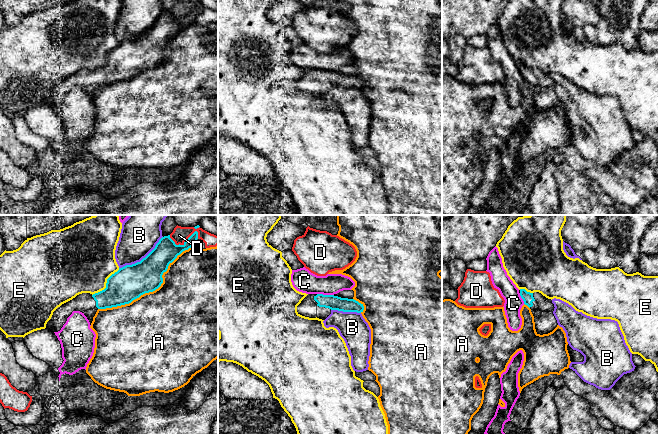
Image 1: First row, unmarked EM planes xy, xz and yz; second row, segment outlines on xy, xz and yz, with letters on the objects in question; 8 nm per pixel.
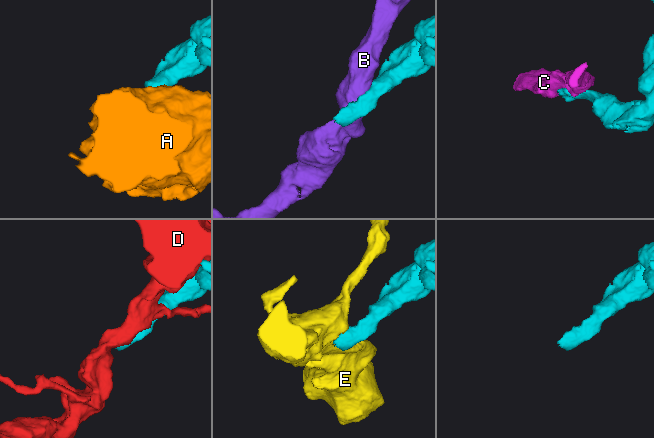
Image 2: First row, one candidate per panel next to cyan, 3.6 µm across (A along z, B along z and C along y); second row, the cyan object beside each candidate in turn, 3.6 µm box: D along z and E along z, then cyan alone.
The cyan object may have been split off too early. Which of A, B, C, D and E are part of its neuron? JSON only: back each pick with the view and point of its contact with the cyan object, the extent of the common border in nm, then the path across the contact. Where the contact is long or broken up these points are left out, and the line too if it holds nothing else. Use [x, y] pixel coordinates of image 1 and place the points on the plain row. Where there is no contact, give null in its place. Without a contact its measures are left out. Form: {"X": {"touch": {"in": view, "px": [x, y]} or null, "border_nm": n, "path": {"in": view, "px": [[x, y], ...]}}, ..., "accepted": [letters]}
{"accepted": []}

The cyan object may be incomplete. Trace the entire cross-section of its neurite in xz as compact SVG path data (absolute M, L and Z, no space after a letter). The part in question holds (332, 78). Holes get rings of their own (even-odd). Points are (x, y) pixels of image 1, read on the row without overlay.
M308 70L297 82L298 90L309 94L317 93L325 96L332 86L357 89L361 89L364 86L363 80L354 75L317 70L314 72L314 76L318 79L317 81L311 76L311 70Z

